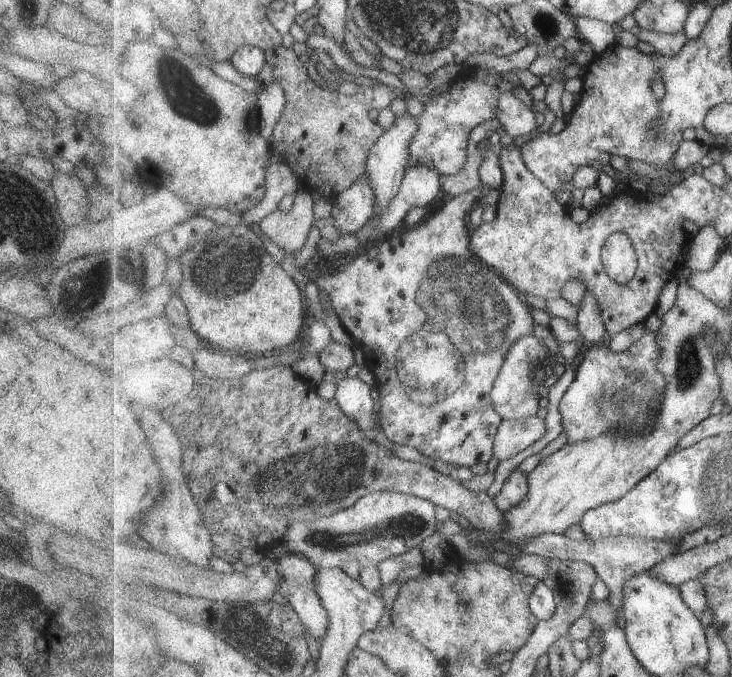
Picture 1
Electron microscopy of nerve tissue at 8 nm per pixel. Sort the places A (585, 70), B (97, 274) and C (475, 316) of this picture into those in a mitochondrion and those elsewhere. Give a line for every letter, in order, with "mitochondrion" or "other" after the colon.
A: other
B: other
C: mitochondrion

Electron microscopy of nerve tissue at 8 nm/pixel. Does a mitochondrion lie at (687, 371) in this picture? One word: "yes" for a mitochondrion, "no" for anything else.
yes

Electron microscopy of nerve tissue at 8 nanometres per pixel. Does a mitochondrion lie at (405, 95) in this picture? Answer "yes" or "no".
no

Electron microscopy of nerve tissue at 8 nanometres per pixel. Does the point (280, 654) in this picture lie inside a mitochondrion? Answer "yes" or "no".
yes

